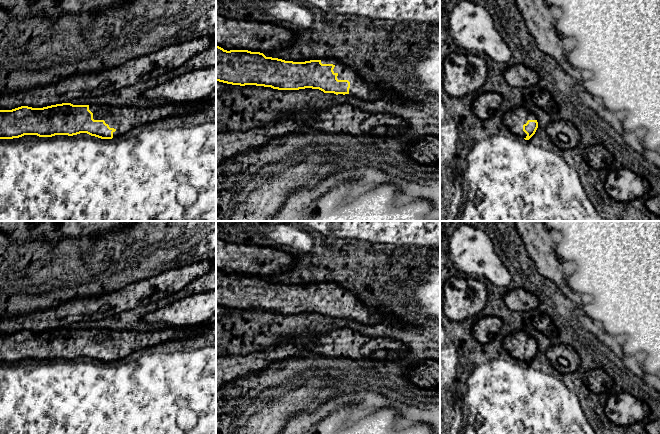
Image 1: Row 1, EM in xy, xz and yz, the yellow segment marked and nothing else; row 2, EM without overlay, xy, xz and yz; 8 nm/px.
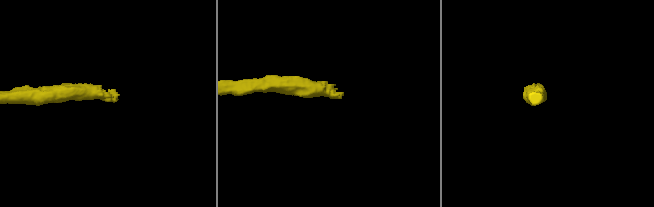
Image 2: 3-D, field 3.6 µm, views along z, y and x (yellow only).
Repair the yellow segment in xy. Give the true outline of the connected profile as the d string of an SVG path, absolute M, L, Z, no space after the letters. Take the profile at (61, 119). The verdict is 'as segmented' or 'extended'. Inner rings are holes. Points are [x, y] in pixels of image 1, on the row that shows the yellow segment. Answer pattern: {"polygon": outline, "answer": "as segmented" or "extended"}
{"polygon": "M211 101L167 103L149 108L71 103L43 108L21 106L12 110L0 110L0 139L13 139L24 135L73 136L80 133L112 139L133 128L148 126L169 116L187 115L203 104L211 104Z", "answer": "extended"}

